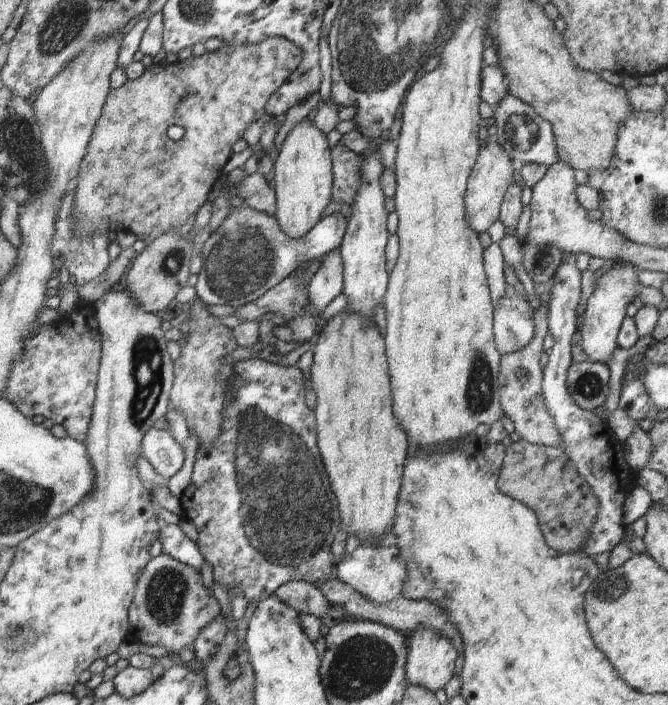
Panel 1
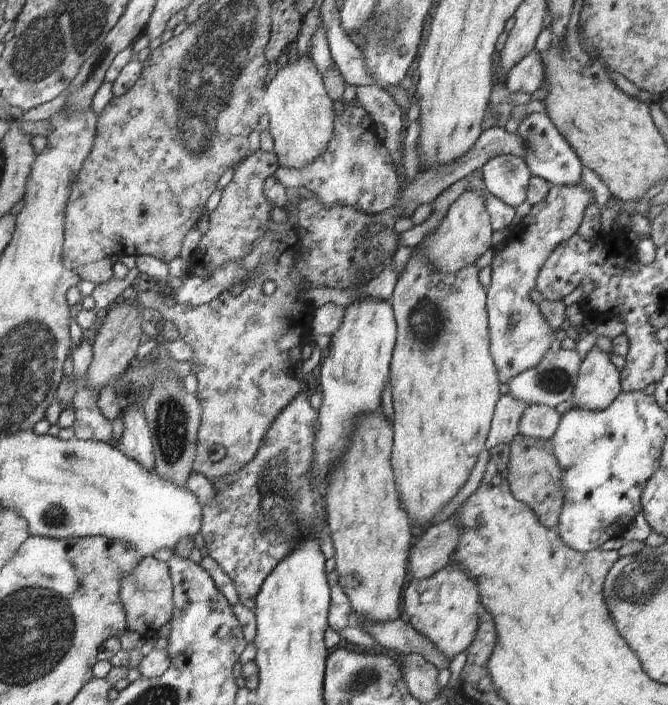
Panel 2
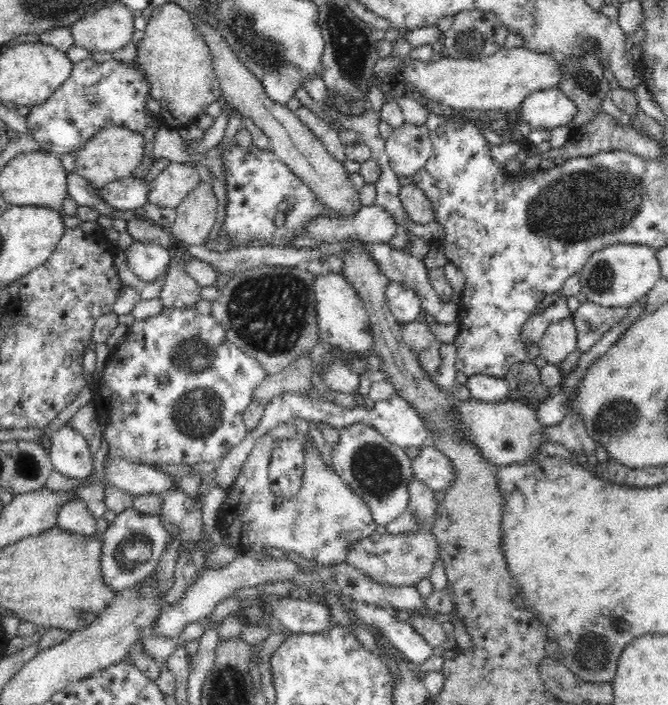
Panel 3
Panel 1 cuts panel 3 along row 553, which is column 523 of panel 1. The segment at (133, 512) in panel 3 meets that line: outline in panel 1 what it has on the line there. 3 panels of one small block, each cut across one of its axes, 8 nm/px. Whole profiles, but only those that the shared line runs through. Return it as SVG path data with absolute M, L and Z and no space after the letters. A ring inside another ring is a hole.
M509 94L494 110L493 118L496 121L498 134L493 140L506 152L512 162L517 165L535 163L550 167L560 161L556 138L550 124L536 114L528 104Z

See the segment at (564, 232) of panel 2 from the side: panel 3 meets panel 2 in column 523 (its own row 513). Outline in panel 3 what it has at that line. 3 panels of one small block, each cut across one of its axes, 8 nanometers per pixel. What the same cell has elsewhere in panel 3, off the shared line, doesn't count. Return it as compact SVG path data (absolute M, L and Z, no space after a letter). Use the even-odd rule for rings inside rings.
M268 432L254 443L240 476L227 491L227 498L217 514L217 524L222 525L220 528L225 536L224 546L238 549L242 554L252 544L274 547L297 553L306 560L315 560L323 567L347 562L352 546L377 529L368 503L324 463L314 441L303 447L303 481L297 493L291 499L274 497L268 476L274 442Z

